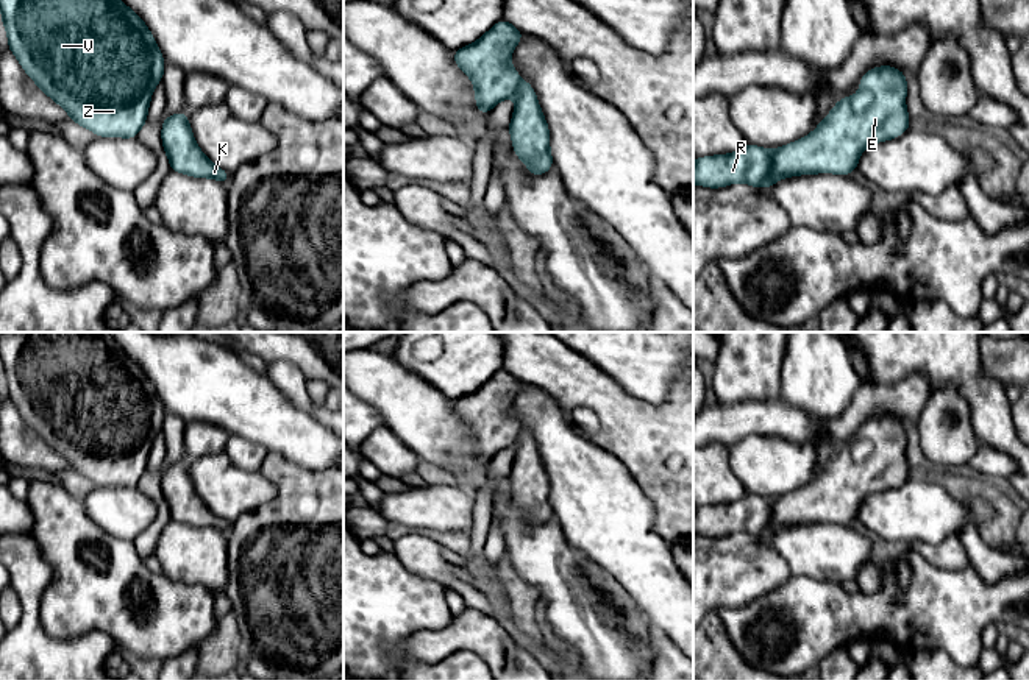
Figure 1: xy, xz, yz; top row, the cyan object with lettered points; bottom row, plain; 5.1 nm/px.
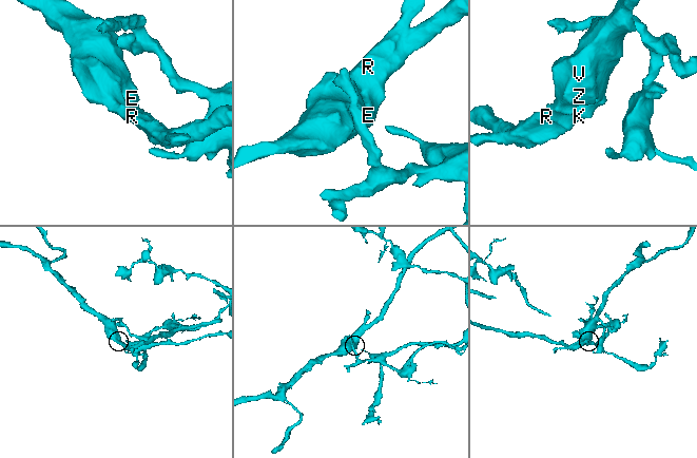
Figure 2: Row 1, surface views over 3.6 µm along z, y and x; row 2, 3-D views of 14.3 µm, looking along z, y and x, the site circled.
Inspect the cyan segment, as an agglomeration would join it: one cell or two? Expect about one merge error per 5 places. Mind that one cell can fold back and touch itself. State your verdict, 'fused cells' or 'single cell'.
single cell

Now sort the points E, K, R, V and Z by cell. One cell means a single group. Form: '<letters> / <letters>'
E K R V Z

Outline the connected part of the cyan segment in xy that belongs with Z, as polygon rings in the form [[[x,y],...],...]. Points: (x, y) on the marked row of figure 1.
[[[0,0],[0,9],[8,50],[72,122],[98,137],[137,137],[166,61],[131,8],[120,0]]]

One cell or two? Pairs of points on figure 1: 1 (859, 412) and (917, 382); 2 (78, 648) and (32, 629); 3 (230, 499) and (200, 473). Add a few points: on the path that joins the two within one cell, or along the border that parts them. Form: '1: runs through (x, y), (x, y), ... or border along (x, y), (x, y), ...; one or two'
1: runs through (873, 400), (900, 400), (903, 396); one
2: runs through (67, 648), (50, 648), (42, 640); one
3: runs through (222, 492), (208, 478); one

